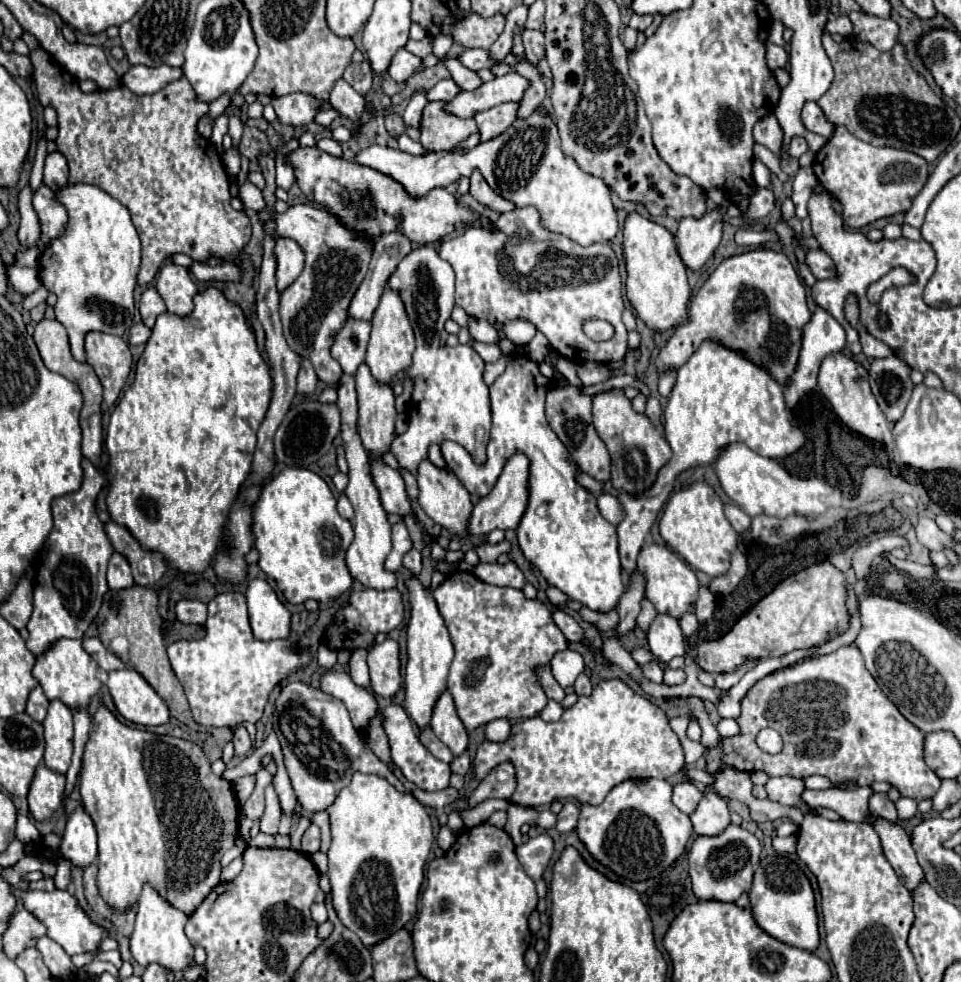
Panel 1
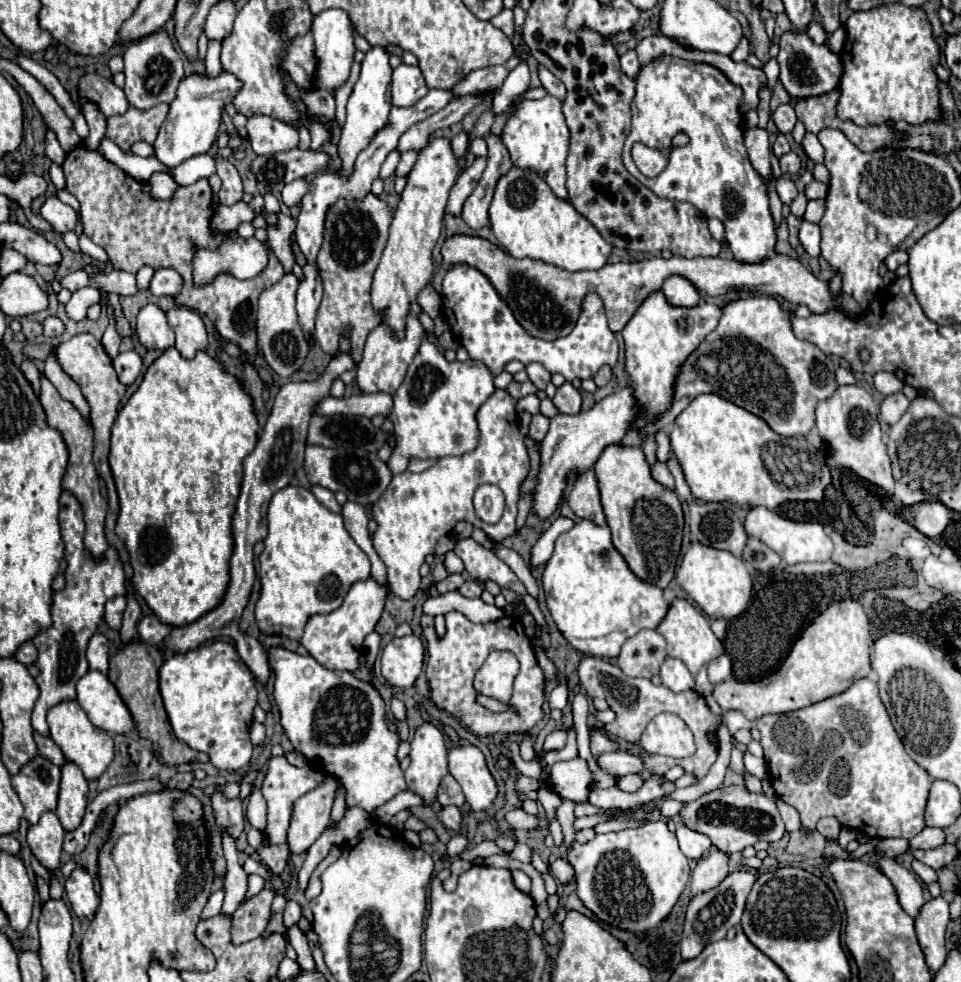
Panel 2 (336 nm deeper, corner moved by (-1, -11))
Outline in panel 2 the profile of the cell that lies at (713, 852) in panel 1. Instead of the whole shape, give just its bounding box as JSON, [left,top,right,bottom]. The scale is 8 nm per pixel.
[680,868,756,960]

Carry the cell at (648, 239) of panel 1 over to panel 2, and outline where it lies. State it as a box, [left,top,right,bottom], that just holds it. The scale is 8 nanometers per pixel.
[622,290,720,428]

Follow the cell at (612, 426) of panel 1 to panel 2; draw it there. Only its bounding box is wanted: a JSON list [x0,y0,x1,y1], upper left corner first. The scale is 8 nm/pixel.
[594,444,684,588]

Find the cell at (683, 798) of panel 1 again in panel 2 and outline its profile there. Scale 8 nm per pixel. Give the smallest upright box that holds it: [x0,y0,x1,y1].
[676,824,710,860]

